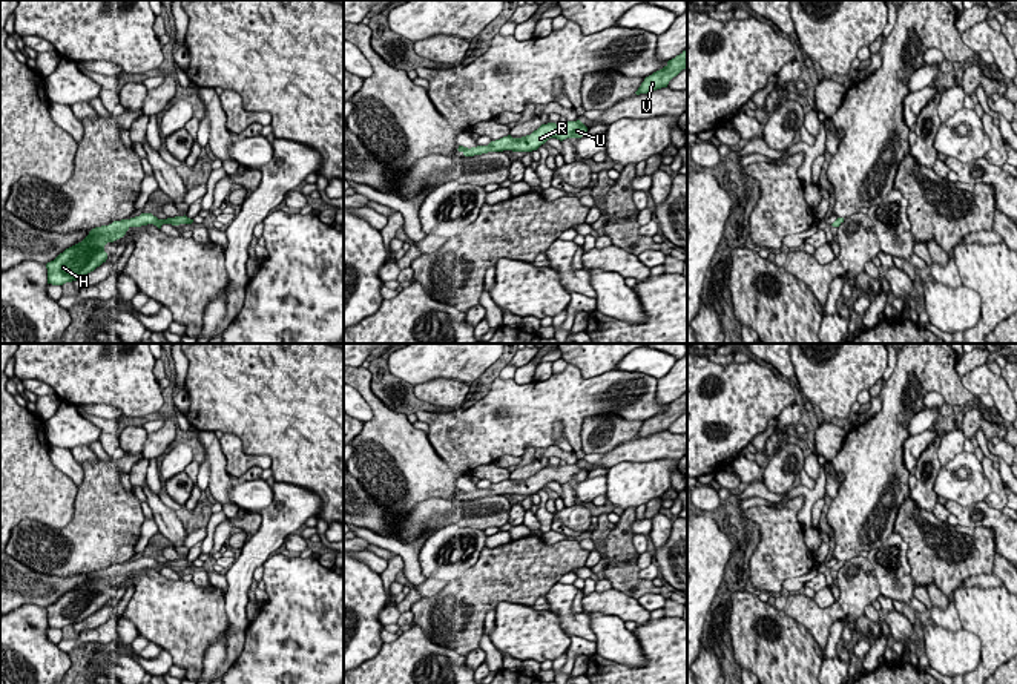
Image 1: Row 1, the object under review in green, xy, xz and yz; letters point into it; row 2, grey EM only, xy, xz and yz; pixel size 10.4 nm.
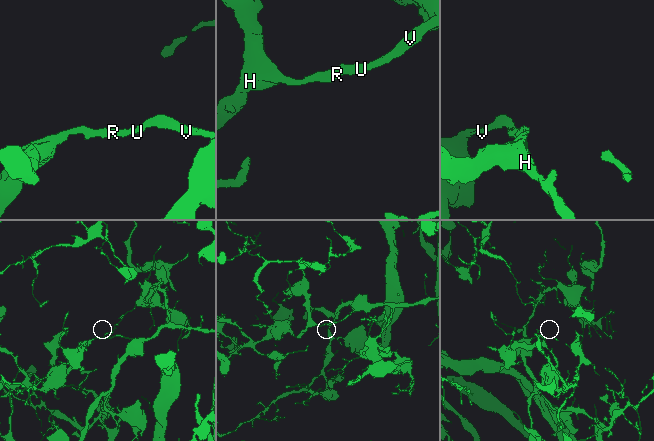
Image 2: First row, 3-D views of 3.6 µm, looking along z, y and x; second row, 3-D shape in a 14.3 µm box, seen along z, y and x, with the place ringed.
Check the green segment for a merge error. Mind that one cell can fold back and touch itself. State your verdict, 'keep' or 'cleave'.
keep

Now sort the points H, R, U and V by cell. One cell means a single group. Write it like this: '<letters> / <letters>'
H R U V

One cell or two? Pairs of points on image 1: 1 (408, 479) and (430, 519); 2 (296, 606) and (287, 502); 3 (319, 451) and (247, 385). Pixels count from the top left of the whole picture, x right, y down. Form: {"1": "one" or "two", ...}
{"1": "two", "2": "two", "3": "one"}

